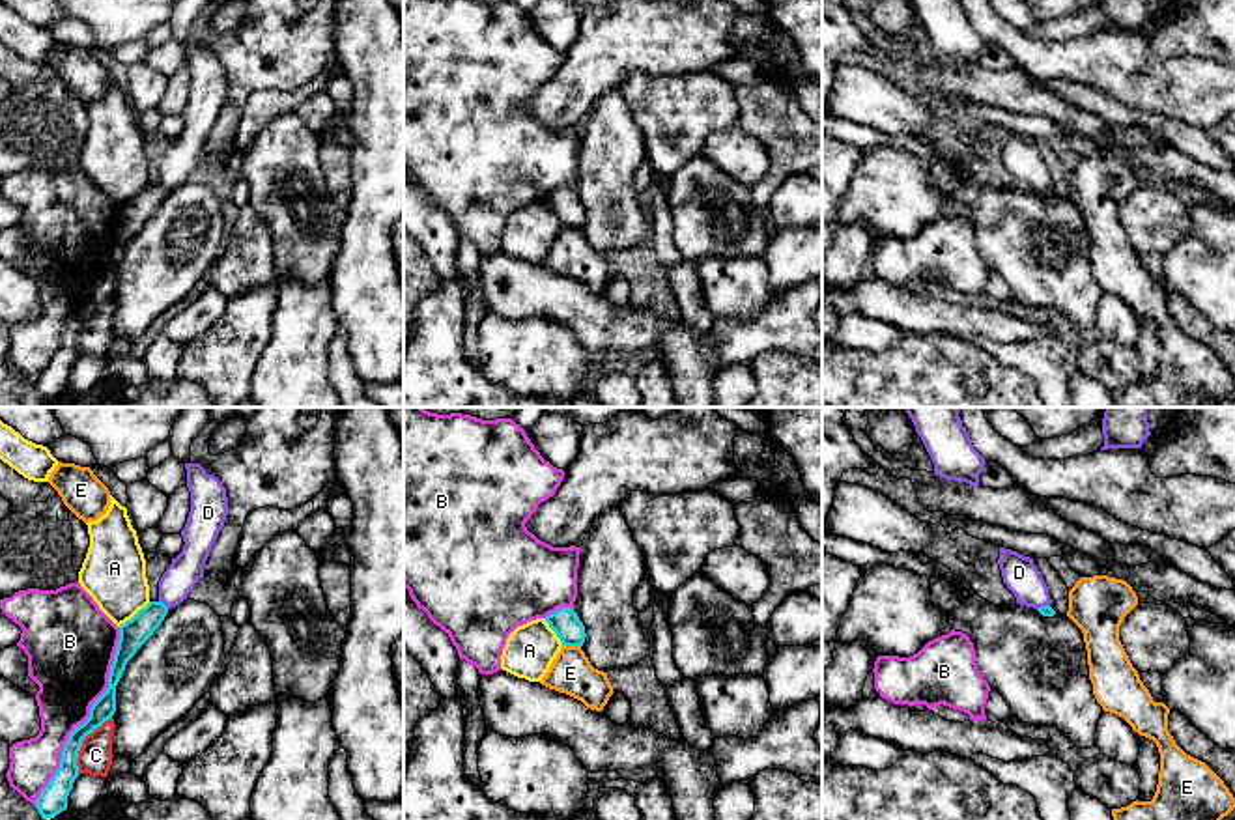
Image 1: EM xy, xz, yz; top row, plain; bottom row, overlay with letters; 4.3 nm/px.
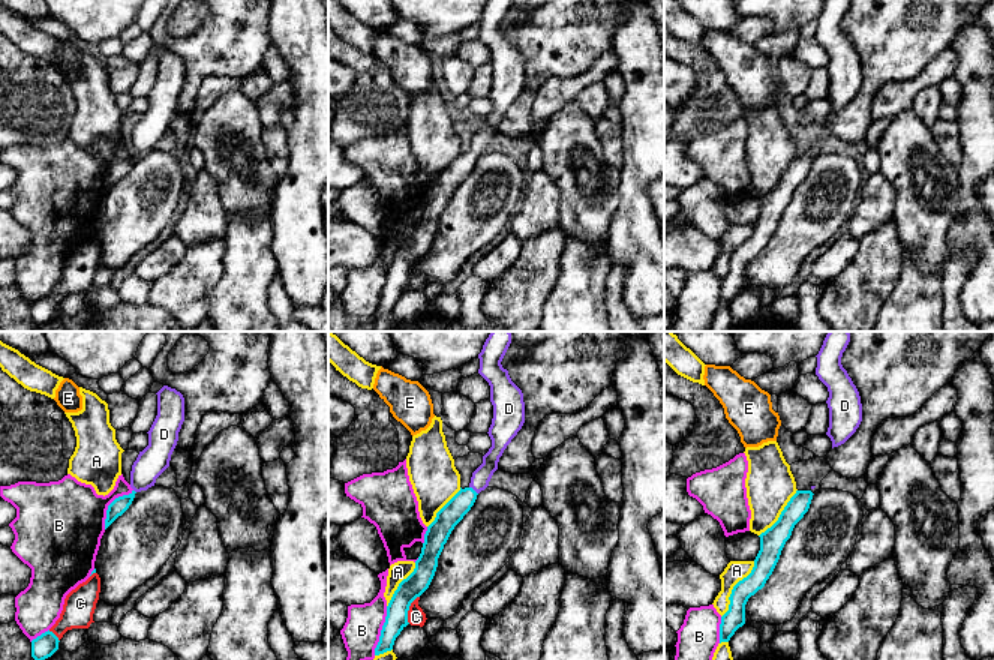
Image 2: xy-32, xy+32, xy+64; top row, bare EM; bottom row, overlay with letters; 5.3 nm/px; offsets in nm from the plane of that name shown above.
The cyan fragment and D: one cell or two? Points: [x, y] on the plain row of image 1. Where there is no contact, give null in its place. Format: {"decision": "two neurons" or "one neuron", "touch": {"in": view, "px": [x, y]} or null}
{"decision": "one neuron", "touch": {"in": "xy", "px": [163, 185]}}

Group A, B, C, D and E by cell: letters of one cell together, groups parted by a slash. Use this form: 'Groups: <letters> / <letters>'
Groups: A / B / C / D / E

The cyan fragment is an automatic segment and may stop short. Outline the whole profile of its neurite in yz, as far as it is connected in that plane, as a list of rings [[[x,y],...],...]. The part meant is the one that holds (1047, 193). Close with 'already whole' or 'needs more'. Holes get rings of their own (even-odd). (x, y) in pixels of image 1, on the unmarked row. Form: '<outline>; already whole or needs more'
[[[1000,129],[998,140],[1003,164],[1015,176],[1016,185],[1037,191],[1043,198],[1054,198],[1048,168],[1033,146],[1033,140]]]; needs more

